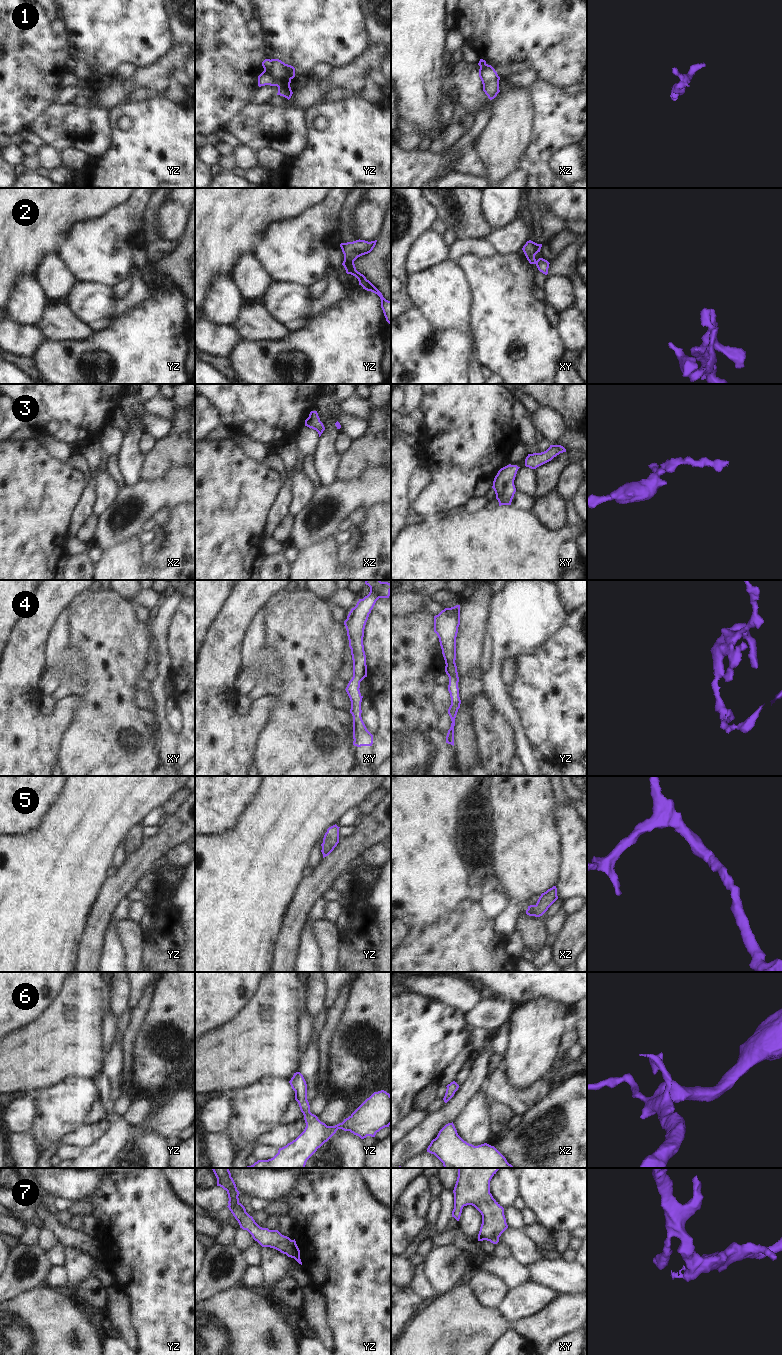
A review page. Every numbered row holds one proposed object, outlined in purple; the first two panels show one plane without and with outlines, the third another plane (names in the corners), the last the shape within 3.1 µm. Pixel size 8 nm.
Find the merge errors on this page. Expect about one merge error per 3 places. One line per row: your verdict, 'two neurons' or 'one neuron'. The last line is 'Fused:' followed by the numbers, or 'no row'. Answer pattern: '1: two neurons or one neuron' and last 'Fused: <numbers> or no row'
1: two neurons
2: two neurons
3: one neuron
4: one neuron
5: one neuron
6: one neuron
7: one neuron
Fused: 1, 2

